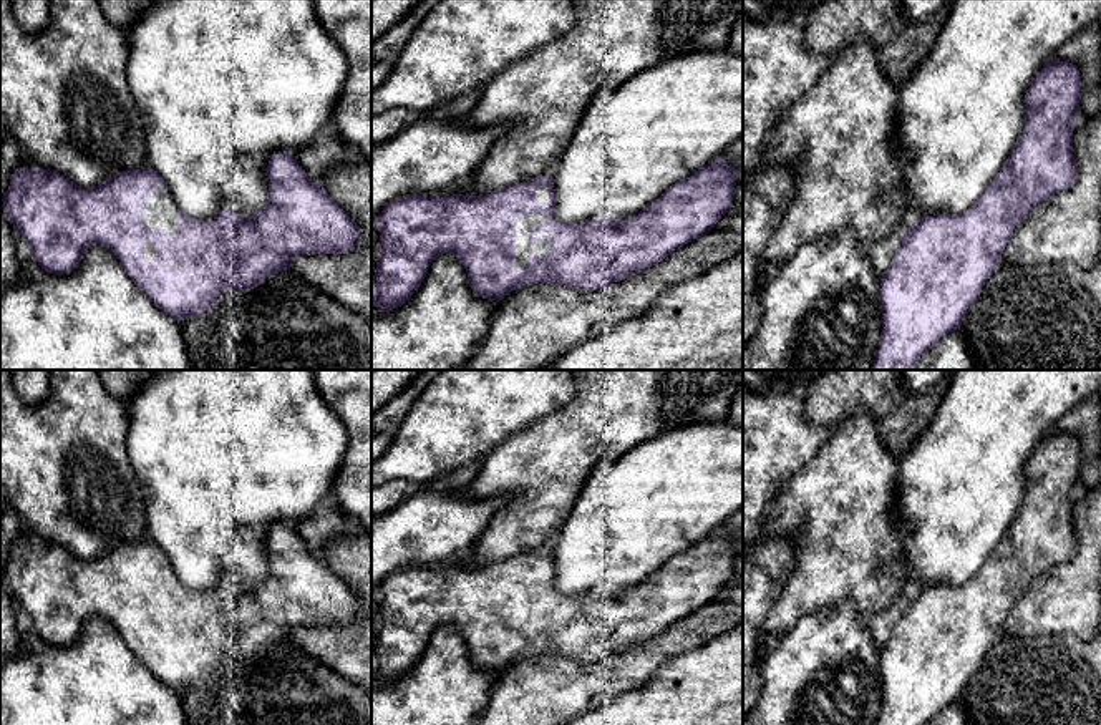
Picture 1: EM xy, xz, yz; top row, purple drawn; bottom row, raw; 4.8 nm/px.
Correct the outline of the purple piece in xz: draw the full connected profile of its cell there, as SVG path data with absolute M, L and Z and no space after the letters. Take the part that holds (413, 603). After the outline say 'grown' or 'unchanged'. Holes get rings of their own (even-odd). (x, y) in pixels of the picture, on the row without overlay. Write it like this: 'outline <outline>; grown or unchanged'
outline M723 529L715 531L622 594L605 589L595 589L582 596L560 594L555 589L555 561L550 546L484 567L454 566L451 569L429 569L428 566L411 566L401 569L390 574L378 591L376 601L381 620L371 652L371 675L381 684L406 675L424 652L429 635L441 625L456 625L466 640L473 665L496 674L501 674L512 662L532 655L564 657L584 664L614 657L657 637L685 616L711 602L733 576L736 551L736 541L730 539Z; grown

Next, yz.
outline M1048 433L1026 461L1026 488L1020 511L985 564L962 586L943 584L927 587L904 602L902 617L887 644L880 649L882 705L877 725L925 725L943 708L960 700L988 649L1002 635L1002 625L1006 620L1013 601L1036 577L1074 556L1078 539L1073 526L1073 503L1074 494L1079 491L1079 470L1081 448L1078 438L1068 433Z; unchanged

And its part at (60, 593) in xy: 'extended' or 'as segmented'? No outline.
extended

